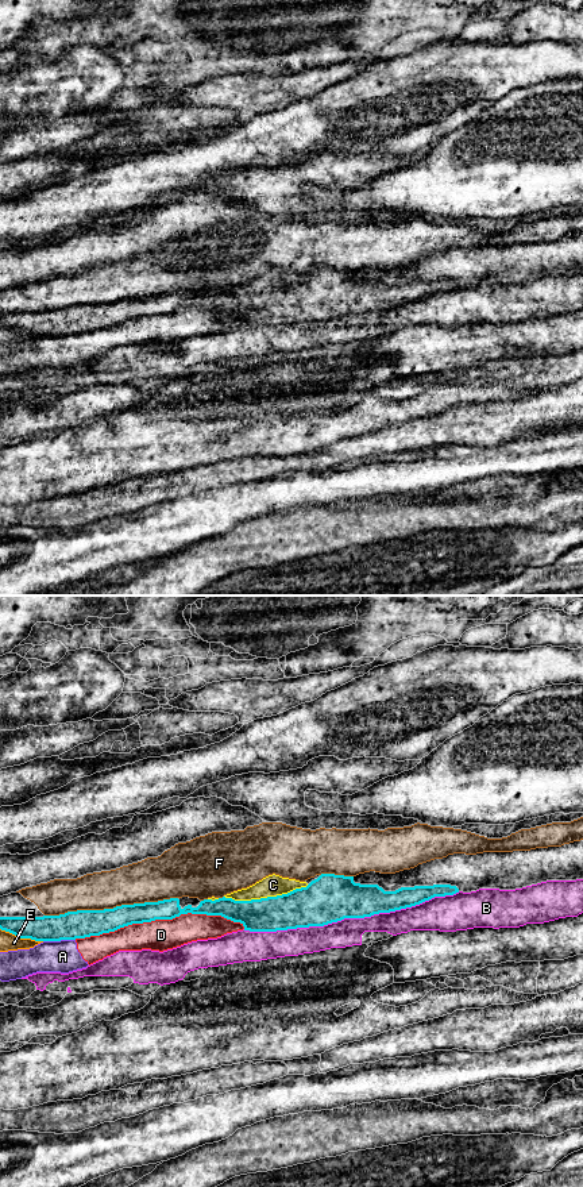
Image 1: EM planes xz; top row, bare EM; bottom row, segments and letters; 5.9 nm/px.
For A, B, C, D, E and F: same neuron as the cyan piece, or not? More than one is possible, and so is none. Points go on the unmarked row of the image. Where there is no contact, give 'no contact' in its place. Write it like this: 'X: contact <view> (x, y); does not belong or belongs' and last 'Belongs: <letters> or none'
A: contact xz (58, 335); does not belong
B: contact xz (351, 312); does not belong
C: contact xz (267, 292); belongs
D: contact xz (159, 313); does not belong
E: contact xz (22, 332); does not belong
F: contact xz (111, 304); does not belong
Belongs: C

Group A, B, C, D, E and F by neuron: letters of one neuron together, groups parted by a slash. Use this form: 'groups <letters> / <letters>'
groups A D / B / C / E / F

